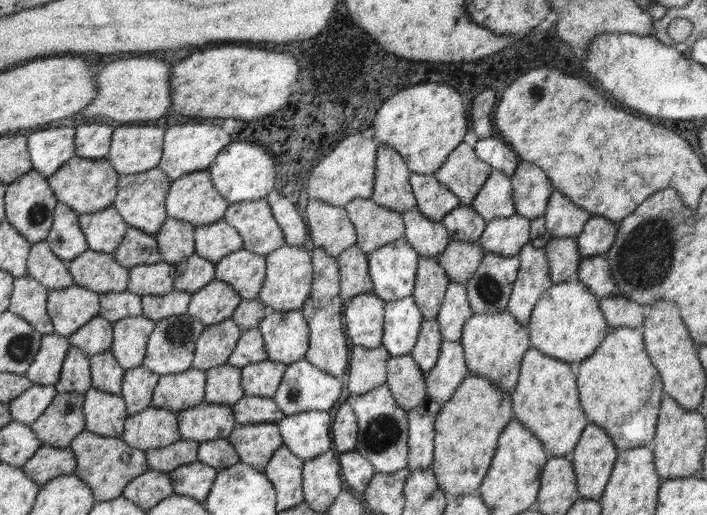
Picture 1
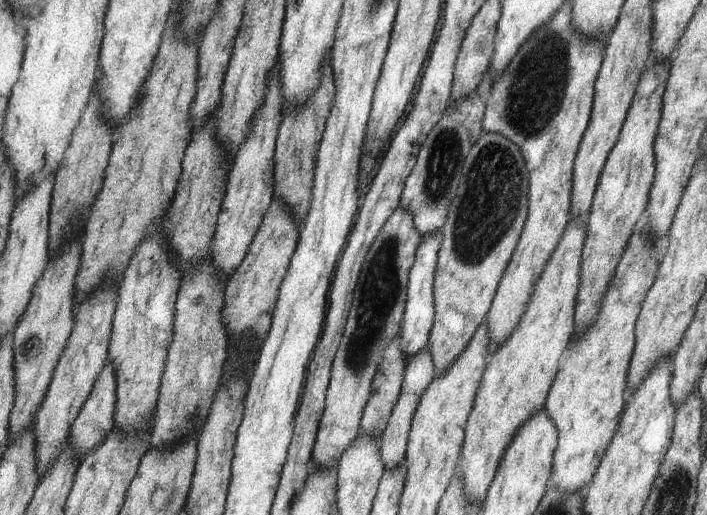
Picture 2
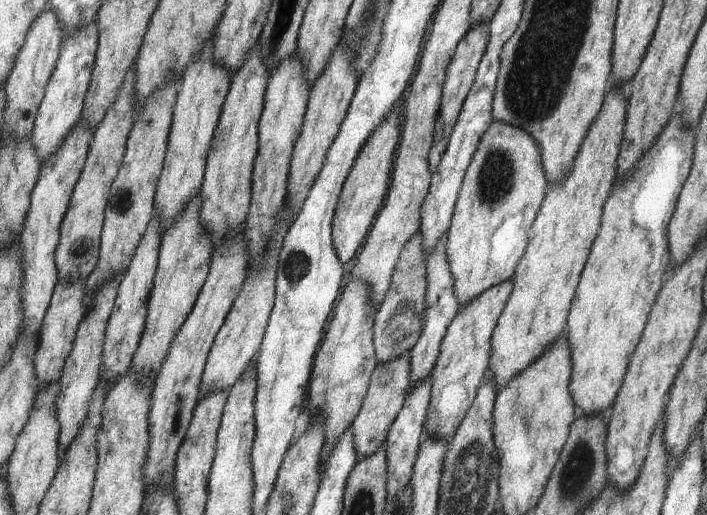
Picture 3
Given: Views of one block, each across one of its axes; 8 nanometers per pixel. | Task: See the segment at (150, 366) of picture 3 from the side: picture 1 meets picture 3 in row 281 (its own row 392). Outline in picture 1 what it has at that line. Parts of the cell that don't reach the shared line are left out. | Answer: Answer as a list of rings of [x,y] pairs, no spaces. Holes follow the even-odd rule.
[[[193,367],[181,374],[161,376],[153,405],[179,413],[205,401],[208,372]]]

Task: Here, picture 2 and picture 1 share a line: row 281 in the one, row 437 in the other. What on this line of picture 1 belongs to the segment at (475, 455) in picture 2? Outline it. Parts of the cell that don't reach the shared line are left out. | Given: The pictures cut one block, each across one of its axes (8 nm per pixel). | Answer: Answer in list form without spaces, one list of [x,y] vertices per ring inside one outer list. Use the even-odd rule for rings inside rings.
[[[531,347],[523,354],[519,375],[518,385],[511,392],[513,418],[535,434],[549,456],[571,453],[588,422],[579,405],[576,379],[569,364]]]

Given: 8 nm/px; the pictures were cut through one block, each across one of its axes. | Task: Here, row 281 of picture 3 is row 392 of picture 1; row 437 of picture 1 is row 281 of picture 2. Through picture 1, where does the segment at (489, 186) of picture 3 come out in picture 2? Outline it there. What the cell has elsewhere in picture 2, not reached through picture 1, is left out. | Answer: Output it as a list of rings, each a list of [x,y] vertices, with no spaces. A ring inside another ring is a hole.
[[[484,133],[471,148],[463,168],[458,194],[451,204],[443,227],[443,243],[439,254],[434,294],[436,320],[430,335],[430,352],[434,356],[436,374],[448,370],[467,350],[479,326],[487,320],[494,306],[498,289],[510,266],[512,254],[524,228],[529,206],[529,172],[521,152],[509,138],[498,133]]]

